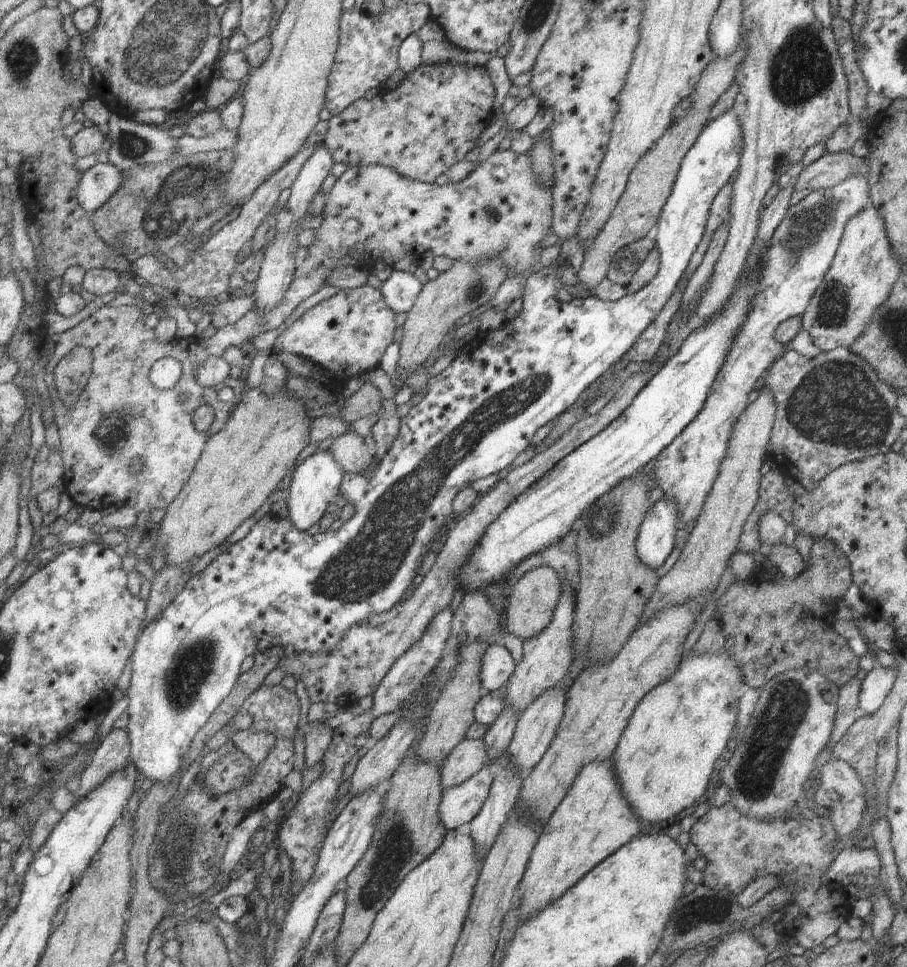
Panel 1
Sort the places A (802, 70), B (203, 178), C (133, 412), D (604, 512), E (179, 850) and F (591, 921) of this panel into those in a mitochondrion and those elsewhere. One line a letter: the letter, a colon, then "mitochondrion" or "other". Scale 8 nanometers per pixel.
A: mitochondrion
B: mitochondrion
C: mitochondrion
D: mitochondrion
E: mitochondrion
F: other

